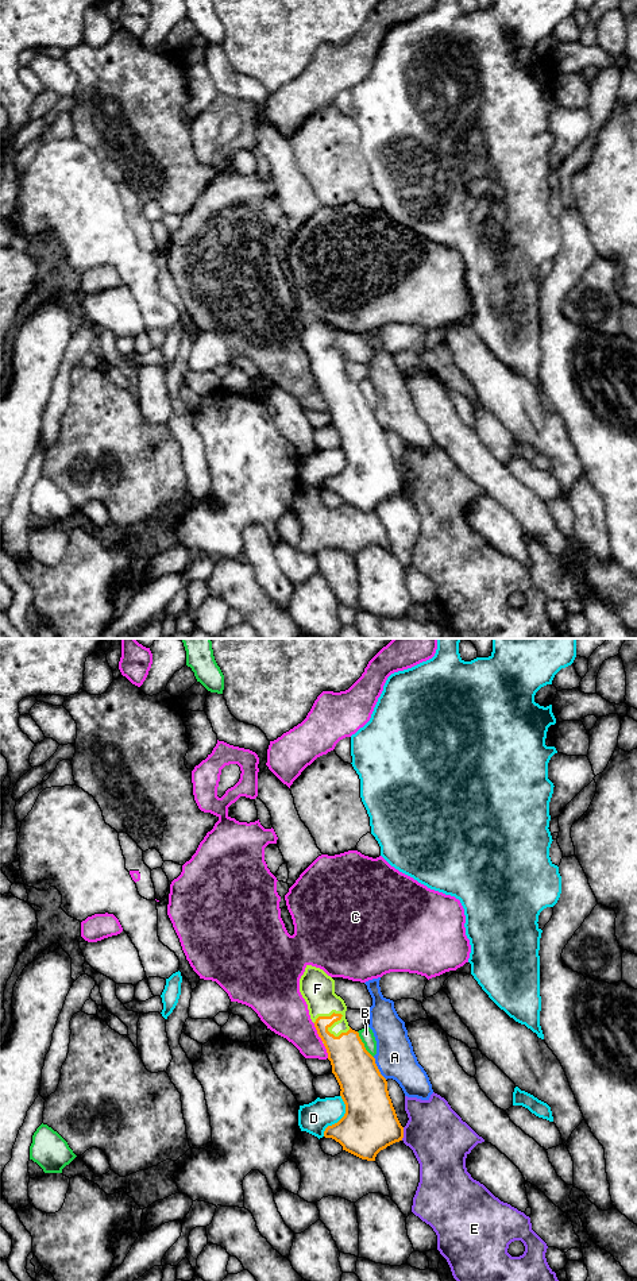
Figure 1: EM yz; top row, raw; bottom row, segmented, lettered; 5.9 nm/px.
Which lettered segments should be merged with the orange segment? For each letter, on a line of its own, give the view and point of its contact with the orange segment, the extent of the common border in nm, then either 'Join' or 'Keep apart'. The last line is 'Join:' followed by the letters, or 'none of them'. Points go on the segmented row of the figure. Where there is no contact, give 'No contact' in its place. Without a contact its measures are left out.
A: Touches orange at yz (377, 1068). Shared border 160 nm. Keep apart
B: Touches orange at yz (363, 1045). Shared border 190 nm. Keep apart
C: Touches orange at yz (317, 1033). Shared border 130 nm. Keep apart
D: Touches orange at yz (342, 1118). Shared border 260 nm. Keep apart
E: Touches orange at yz (402, 1134). Shared border 80 nm. Keep apart
F: Touches orange at yz (338, 1019). Shared border 220 nm. Join
Join: F

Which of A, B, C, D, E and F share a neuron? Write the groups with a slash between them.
A / B / C / D / E / F

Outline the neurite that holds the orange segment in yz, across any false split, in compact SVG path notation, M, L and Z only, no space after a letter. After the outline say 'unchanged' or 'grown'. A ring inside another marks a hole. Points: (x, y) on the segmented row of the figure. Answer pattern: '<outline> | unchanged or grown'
M306 965L300 979L300 992L327 1049L332 1073L340 1085L340 1096L345 1104L344 1116L337 1123L328 1126L324 1137L335 1139L343 1146L343 1150L362 1160L375 1161L381 1150L404 1138L404 1127L389 1096L387 1081L381 1074L375 1058L366 1050L359 1033L348 1026L345 1019L347 1006L335 993L335 980L323 969Z | grown

